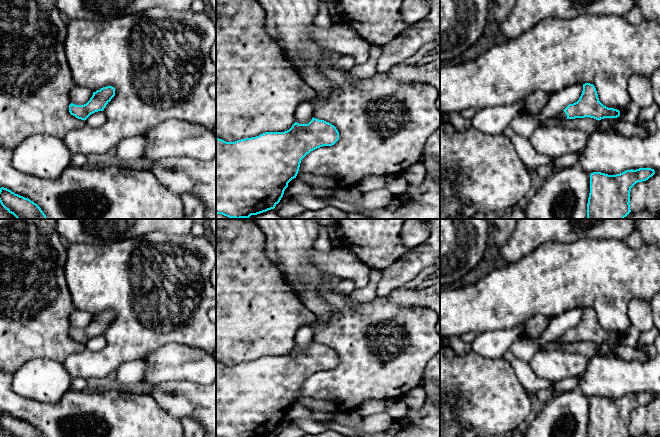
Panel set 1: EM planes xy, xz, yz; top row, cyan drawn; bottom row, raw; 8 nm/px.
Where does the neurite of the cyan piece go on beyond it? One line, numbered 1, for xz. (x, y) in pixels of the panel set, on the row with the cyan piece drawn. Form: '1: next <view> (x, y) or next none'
1: next none

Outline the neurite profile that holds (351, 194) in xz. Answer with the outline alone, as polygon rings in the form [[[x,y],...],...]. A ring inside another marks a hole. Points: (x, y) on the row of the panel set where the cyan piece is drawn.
[[[354,186],[345,189],[333,190],[332,195],[337,200],[353,204],[359,203],[362,200],[362,193],[359,192]]]

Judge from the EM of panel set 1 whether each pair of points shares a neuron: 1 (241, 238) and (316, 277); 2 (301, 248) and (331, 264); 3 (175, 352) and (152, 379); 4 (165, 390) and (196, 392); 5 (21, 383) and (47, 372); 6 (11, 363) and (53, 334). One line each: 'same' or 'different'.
1: different
2: different
3: same
4: same
5: same
6: same

